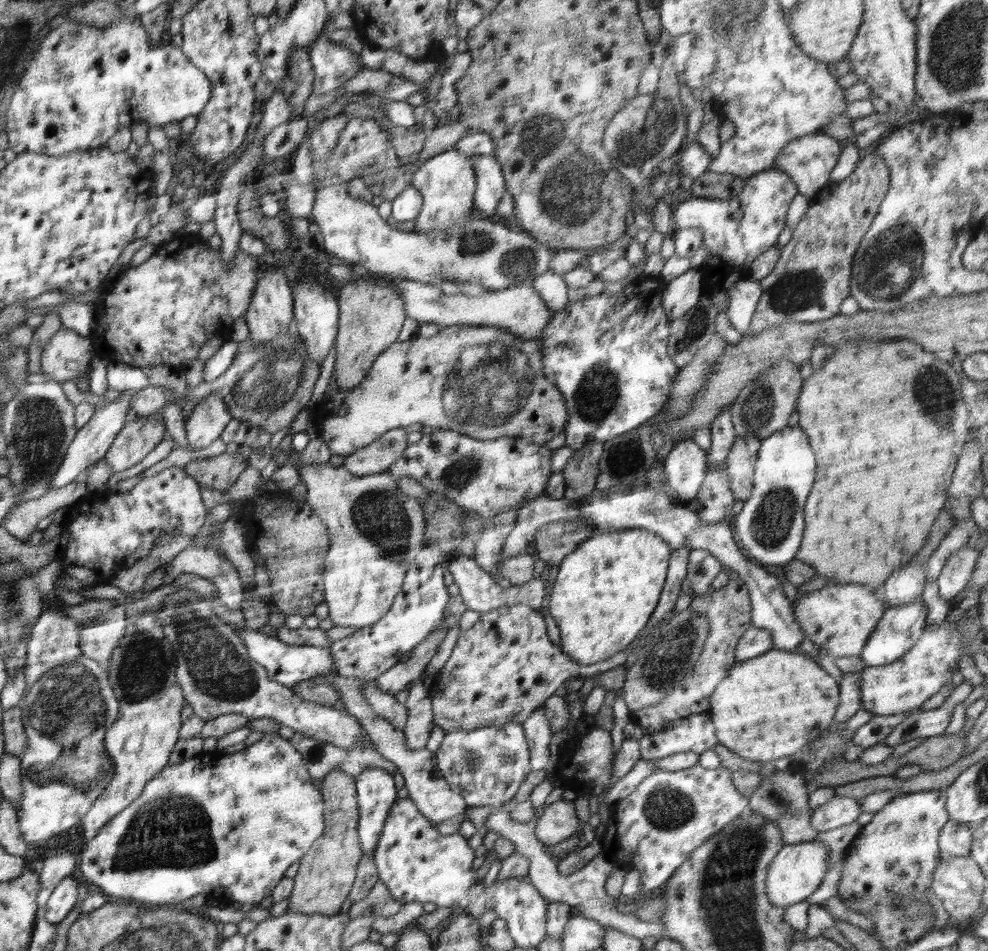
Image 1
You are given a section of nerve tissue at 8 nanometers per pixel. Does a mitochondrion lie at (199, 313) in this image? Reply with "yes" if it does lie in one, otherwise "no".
no

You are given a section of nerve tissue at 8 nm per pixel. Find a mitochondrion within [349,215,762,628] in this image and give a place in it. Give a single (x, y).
(487, 386)

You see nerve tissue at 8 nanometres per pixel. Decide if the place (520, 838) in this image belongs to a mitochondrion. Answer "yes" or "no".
no

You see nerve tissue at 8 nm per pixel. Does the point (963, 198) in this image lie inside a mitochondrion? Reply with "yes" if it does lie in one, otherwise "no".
no

